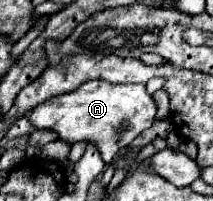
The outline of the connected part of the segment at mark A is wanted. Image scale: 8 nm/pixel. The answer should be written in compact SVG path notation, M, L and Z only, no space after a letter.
M95 79L85 81L77 89L63 95L55 95L45 103L33 107L27 113L27 119L35 129L55 131L57 137L69 145L77 141L93 143L99 153L103 153L103 161L109 165L111 159L119 153L119 149L127 147L141 131L153 125L155 113L155 101L145 91L145 85L125 85Z

